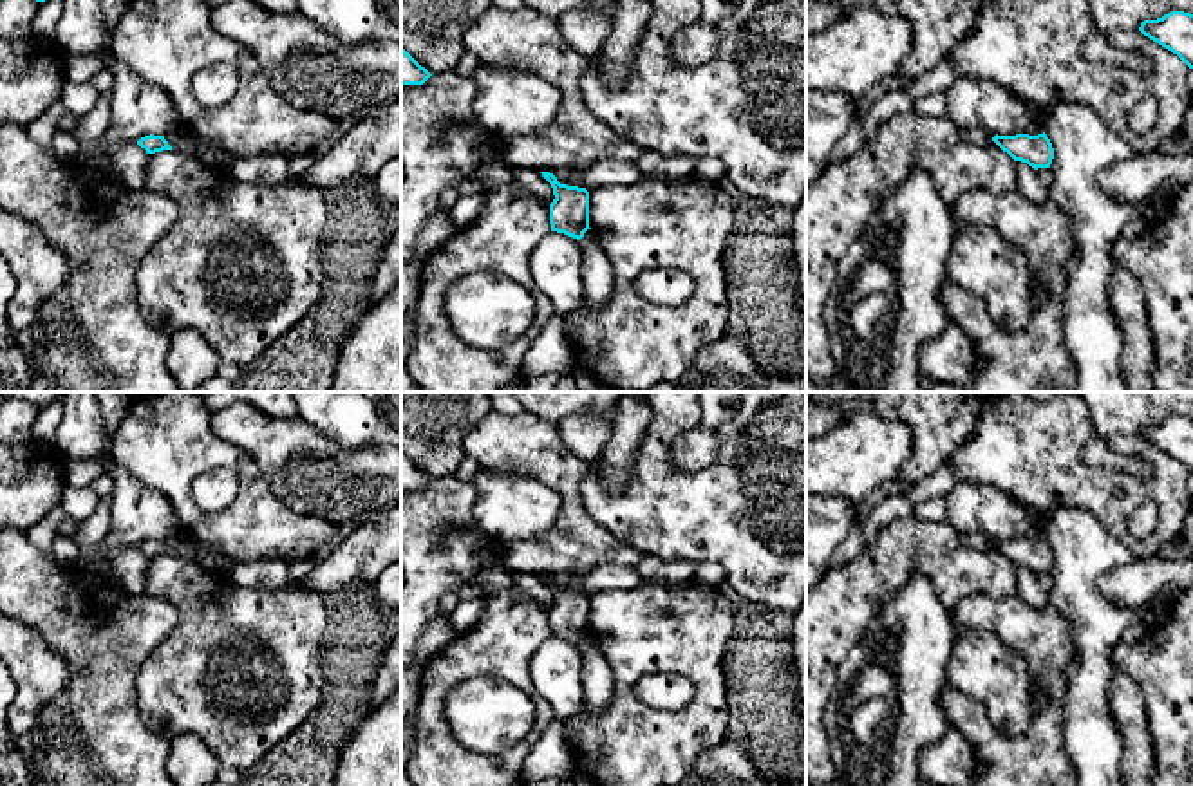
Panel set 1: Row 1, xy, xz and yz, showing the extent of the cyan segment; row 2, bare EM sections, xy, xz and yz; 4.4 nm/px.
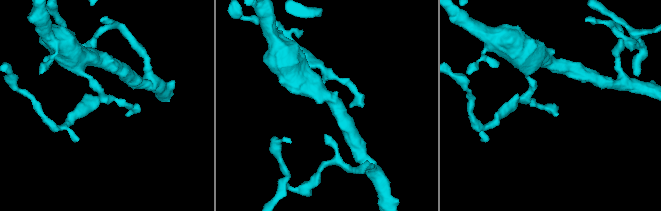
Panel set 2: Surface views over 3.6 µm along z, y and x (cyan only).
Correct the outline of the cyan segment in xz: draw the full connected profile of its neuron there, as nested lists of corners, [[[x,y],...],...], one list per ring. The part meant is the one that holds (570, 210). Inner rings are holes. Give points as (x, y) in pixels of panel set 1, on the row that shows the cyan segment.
[[[540,172],[553,188],[550,204],[551,231],[580,240],[589,228],[589,192],[578,186],[560,184],[550,172]]]

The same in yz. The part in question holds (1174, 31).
[[[1171,11],[1157,20],[1144,20],[1139,31],[1164,49],[1177,54],[1193,69],[1193,14]]]

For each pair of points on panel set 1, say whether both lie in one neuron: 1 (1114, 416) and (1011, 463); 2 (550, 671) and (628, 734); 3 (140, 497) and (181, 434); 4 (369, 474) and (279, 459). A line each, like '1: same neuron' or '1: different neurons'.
1: different neurons
2: different neurons
3: different neurons
4: same neuron

